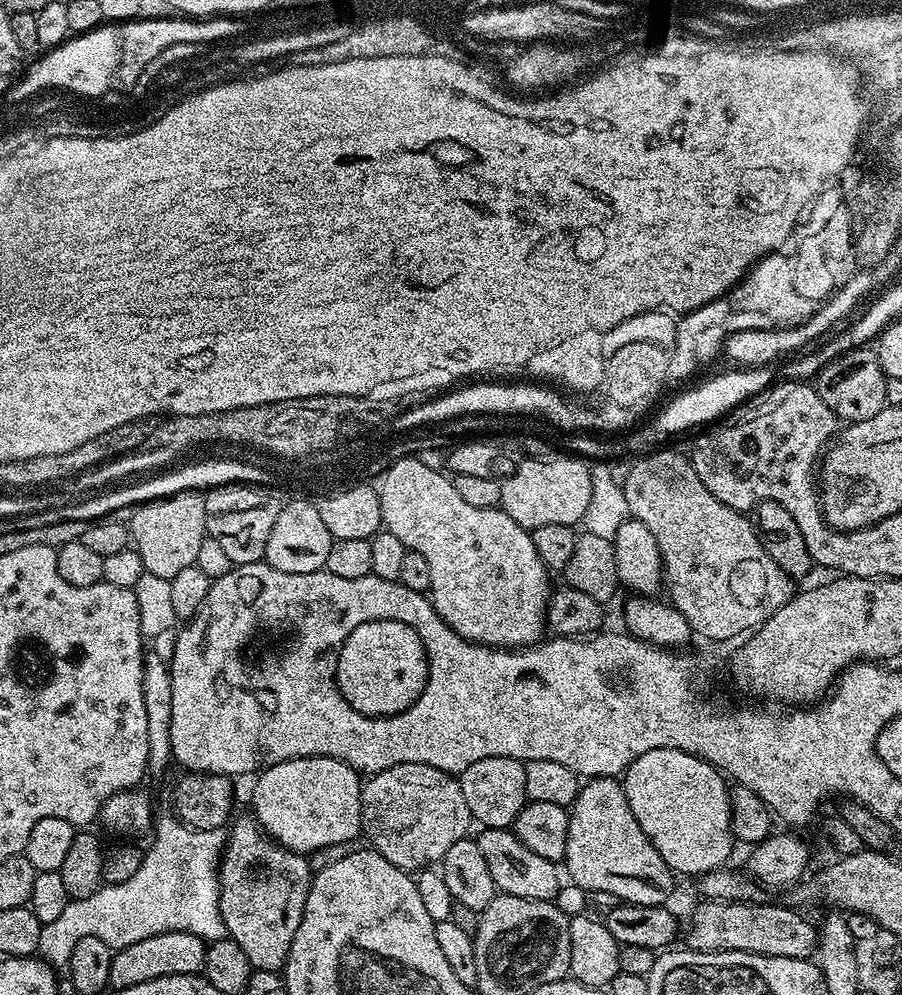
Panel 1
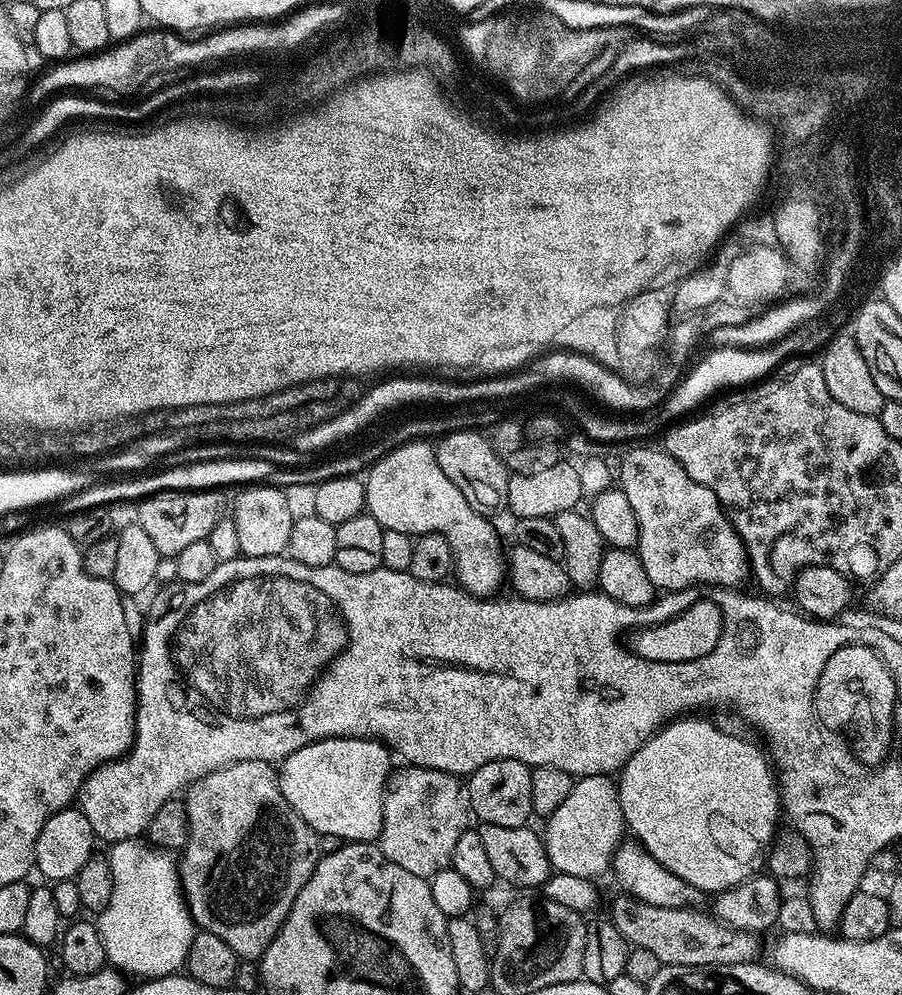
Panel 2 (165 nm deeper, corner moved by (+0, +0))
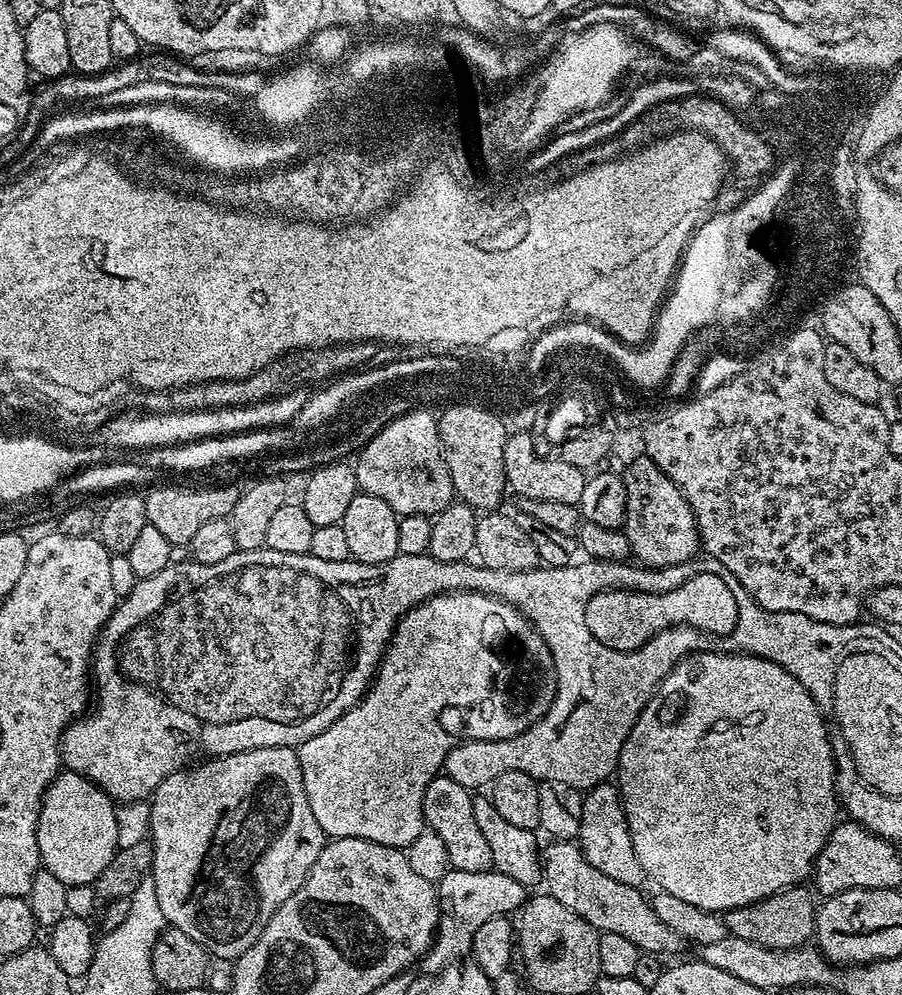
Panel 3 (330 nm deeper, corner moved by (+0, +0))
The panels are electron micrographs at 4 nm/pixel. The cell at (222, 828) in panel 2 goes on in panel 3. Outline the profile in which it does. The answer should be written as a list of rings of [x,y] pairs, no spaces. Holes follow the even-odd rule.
[[[255,748],[245,752],[235,752],[229,756],[218,756],[203,761],[200,769],[196,766],[185,766],[171,772],[166,779],[153,790],[149,803],[147,831],[150,833],[152,845],[152,871],[150,873],[154,889],[157,890],[158,903],[162,908],[165,921],[171,927],[182,930],[182,934],[190,934],[194,942],[201,944],[212,956],[221,956],[224,952],[232,952],[240,956],[262,934],[266,922],[302,886],[302,882],[310,874],[318,854],[322,854],[326,837],[322,826],[318,826],[318,818],[314,818],[314,810],[310,810],[310,798],[306,798],[306,786],[302,782],[302,766],[300,753],[296,748]]]

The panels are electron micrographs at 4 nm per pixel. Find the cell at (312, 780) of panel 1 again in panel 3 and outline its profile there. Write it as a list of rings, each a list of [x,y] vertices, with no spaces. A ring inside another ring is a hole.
[[[441,592],[432,596],[426,602],[414,606],[397,622],[392,639],[380,659],[380,667],[363,697],[346,714],[342,714],[322,734],[310,738],[305,744],[299,745],[300,765],[302,766],[302,782],[306,786],[306,798],[310,798],[310,810],[314,810],[314,818],[318,818],[318,826],[322,826],[325,837],[328,838],[362,838],[370,842],[378,842],[382,846],[407,850],[415,839],[426,831],[424,811],[422,810],[422,794],[426,794],[426,786],[434,777],[441,775],[444,759],[448,751],[466,740],[505,740],[514,738],[524,732],[534,722],[537,716],[508,716],[512,712],[512,696],[508,692],[516,692],[516,688],[508,688],[508,672],[516,668],[516,660],[536,660],[536,656],[544,656],[548,649],[544,639],[522,613],[512,604],[499,600],[497,596],[488,596],[485,592]]]

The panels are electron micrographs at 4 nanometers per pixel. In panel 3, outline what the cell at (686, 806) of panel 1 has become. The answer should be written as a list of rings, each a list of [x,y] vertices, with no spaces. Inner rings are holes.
[[[700,652],[700,660],[696,660],[696,664],[688,664],[684,660],[676,664],[680,672],[672,676],[672,684],[684,684],[684,692],[688,692],[688,716],[684,716],[680,724],[668,724],[668,728],[664,728],[664,724],[652,716],[652,708],[642,710],[620,751],[618,791],[620,799],[624,801],[634,854],[638,854],[638,862],[645,877],[649,881],[653,880],[659,891],[675,894],[685,902],[690,902],[690,906],[723,914],[731,908],[758,902],[785,888],[799,885],[807,876],[809,879],[813,875],[816,859],[820,857],[820,851],[838,823],[838,793],[834,783],[838,765],[832,761],[832,744],[828,741],[824,716],[816,705],[819,704],[817,697],[811,696],[782,666],[761,656],[750,656],[743,652]]]

